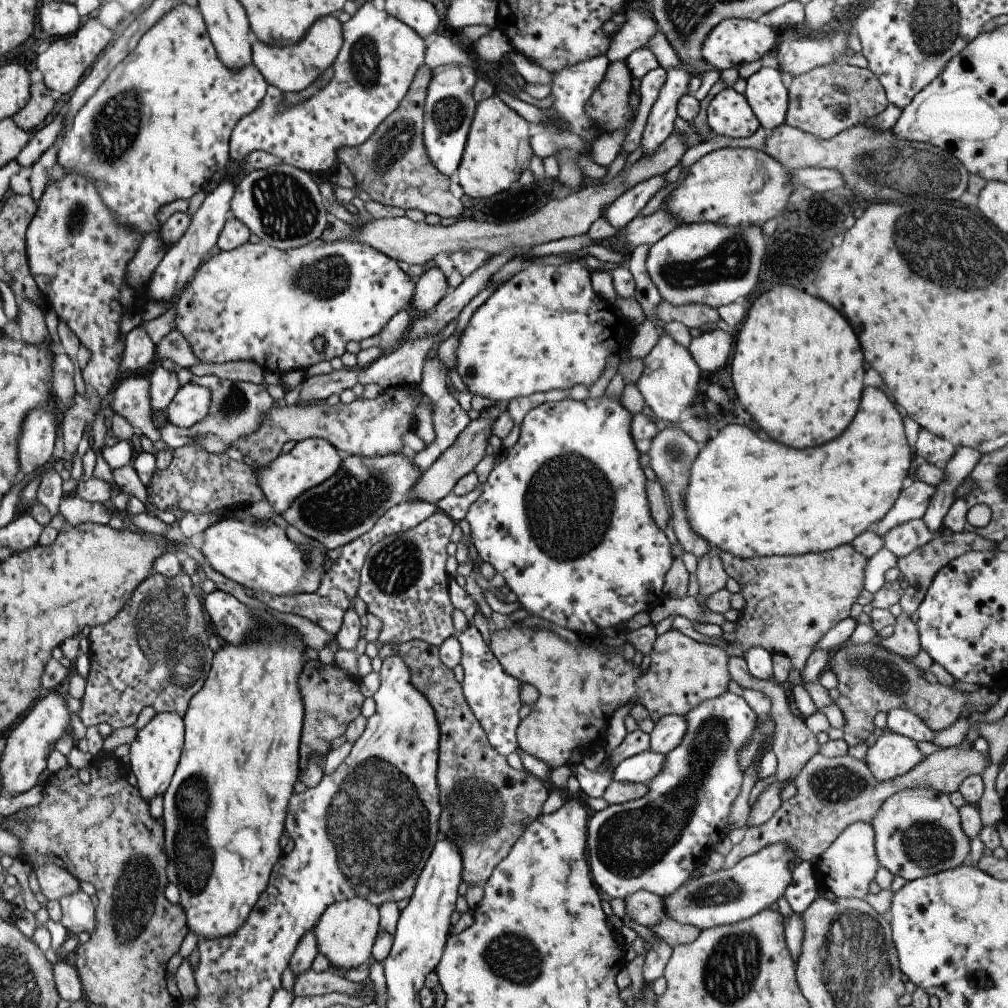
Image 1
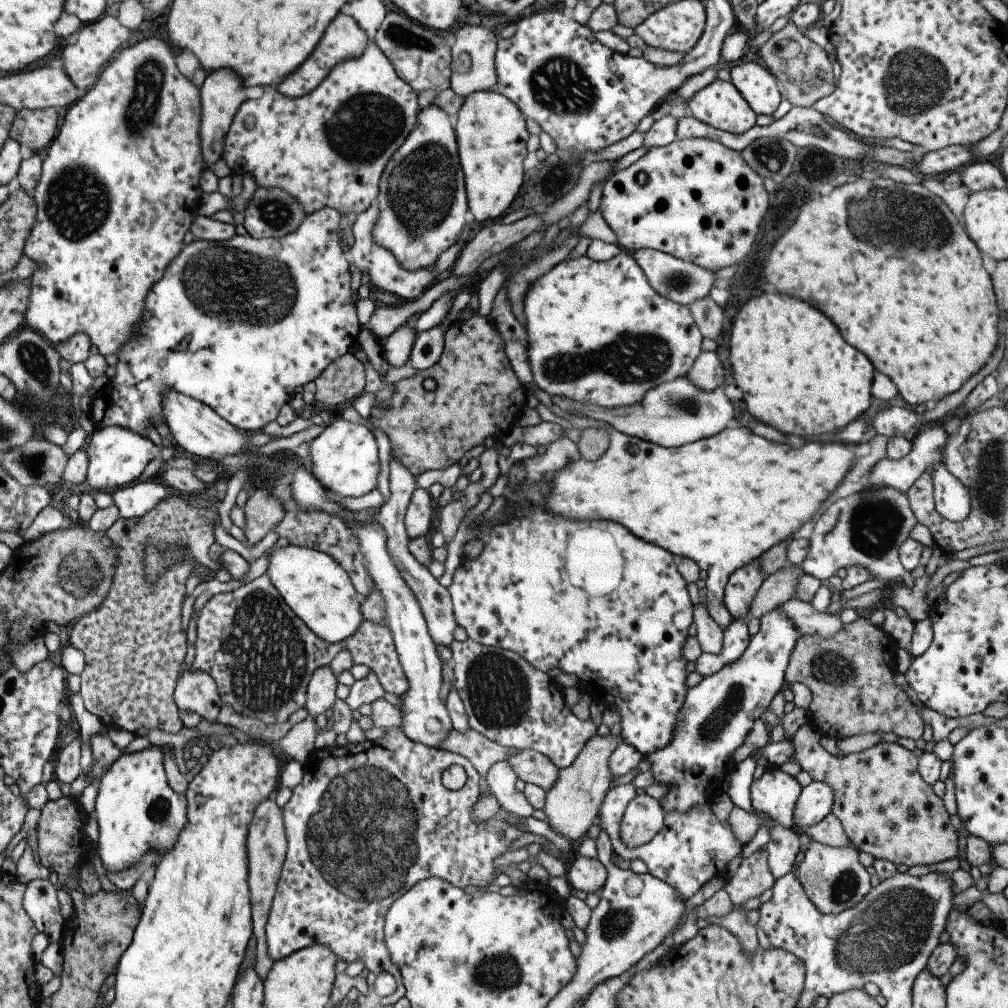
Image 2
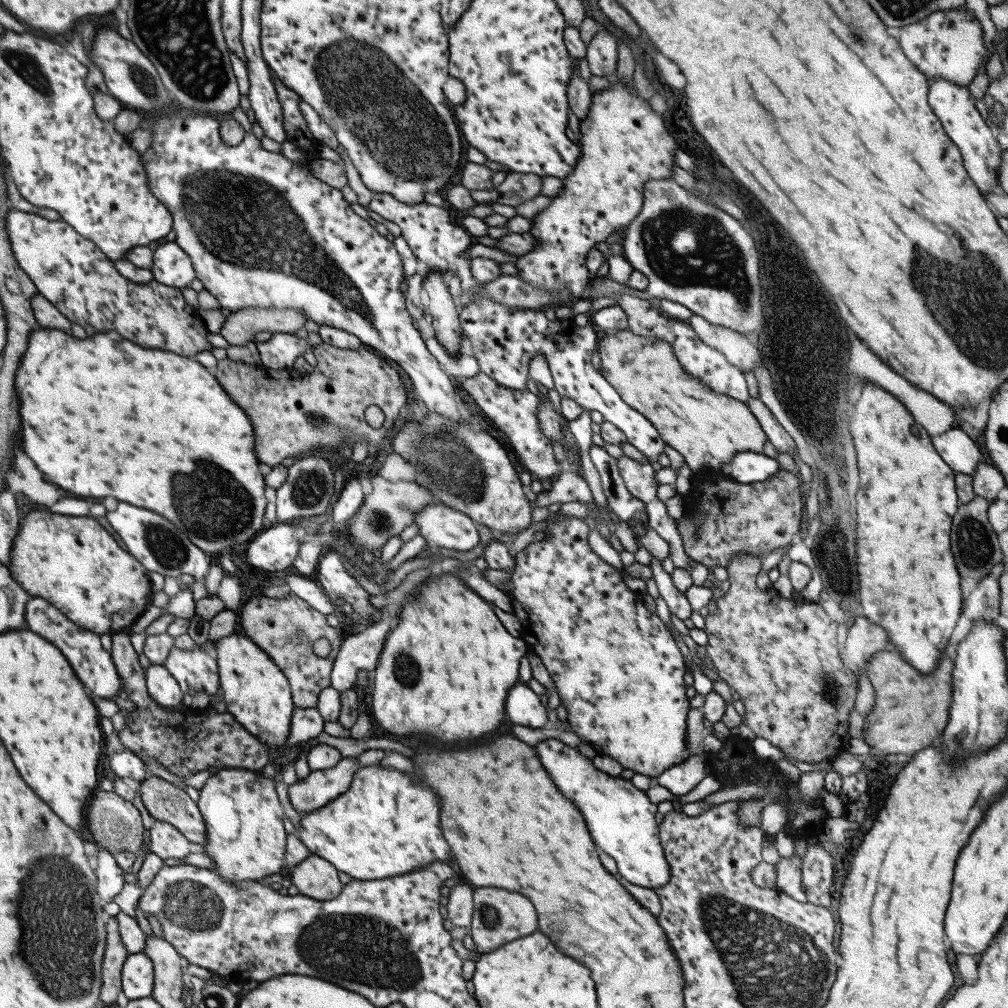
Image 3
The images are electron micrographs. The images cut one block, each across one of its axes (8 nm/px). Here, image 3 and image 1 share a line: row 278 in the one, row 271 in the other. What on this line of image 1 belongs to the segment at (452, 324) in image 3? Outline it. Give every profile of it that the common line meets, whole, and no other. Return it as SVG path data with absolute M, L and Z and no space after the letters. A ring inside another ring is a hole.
M433 264L425 268L425 272L415 278L415 292L413 292L413 308L419 312L419 316L427 314L427 310L435 308L443 296L449 294L447 278L443 272Z

